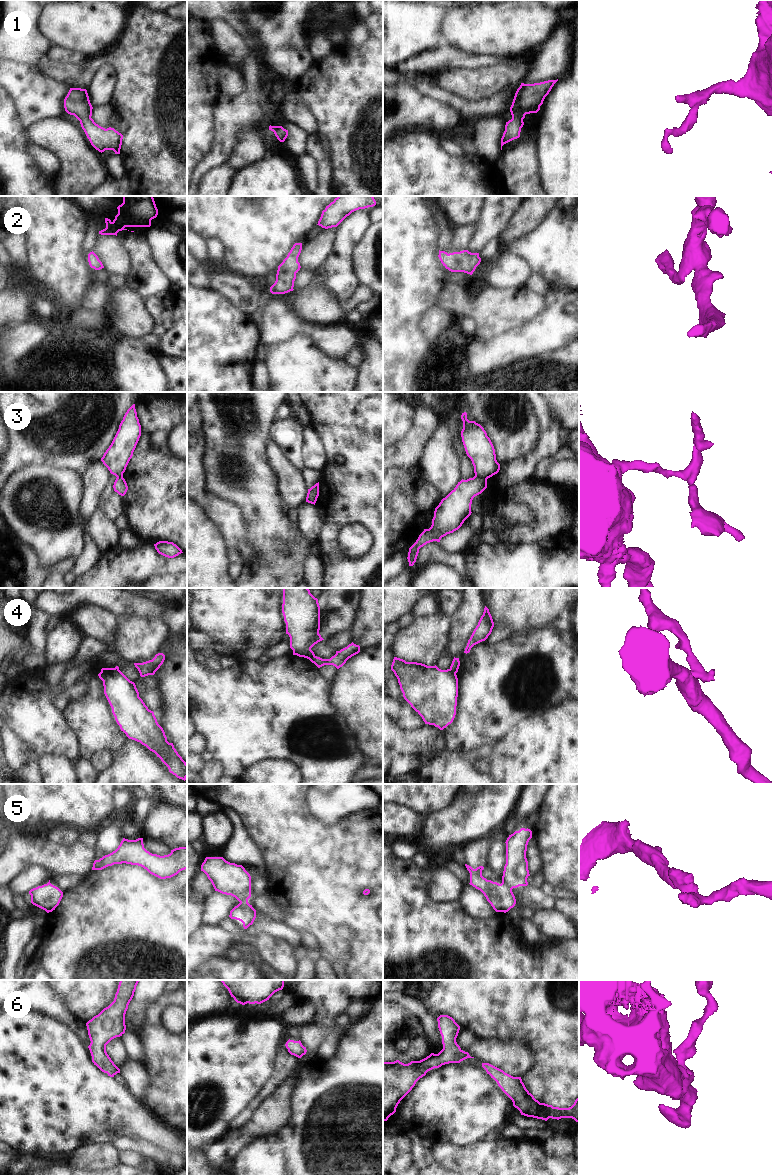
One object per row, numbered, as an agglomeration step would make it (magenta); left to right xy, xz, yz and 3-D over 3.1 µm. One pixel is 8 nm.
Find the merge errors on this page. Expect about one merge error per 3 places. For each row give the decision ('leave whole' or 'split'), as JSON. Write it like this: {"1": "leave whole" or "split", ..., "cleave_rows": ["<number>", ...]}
{"1": "leave whole", "2": "leave whole", "3": "split", "4": "split", "5": "split", "6": "leave whole", "cleave_rows": ["3", "4", "5"]}

